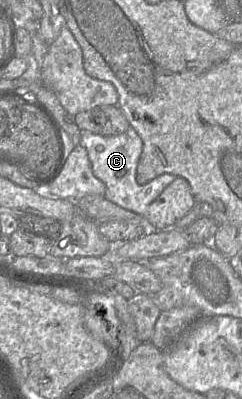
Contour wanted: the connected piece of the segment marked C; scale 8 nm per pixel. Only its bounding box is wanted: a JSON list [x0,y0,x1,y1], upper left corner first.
[80,126,176,215]

